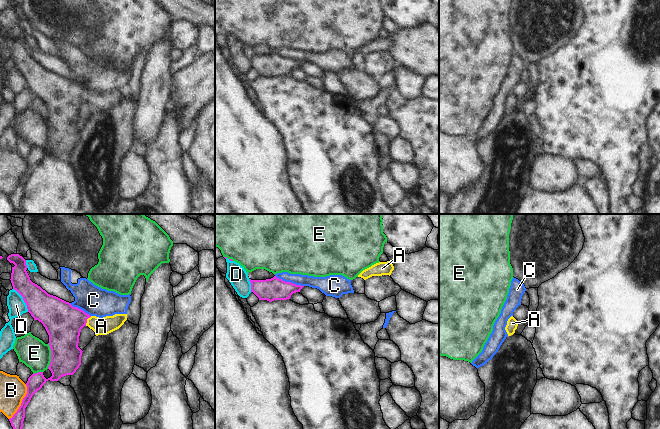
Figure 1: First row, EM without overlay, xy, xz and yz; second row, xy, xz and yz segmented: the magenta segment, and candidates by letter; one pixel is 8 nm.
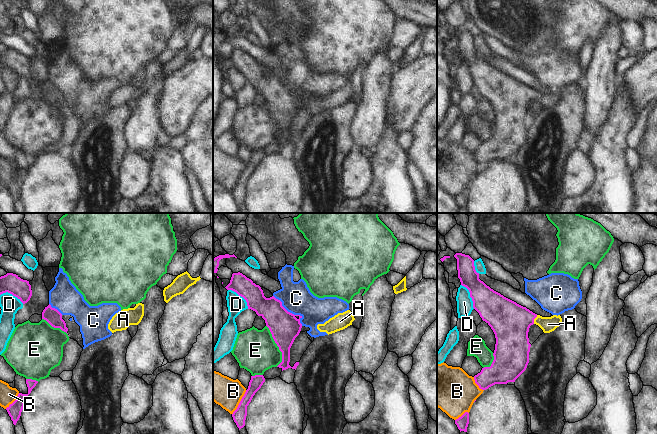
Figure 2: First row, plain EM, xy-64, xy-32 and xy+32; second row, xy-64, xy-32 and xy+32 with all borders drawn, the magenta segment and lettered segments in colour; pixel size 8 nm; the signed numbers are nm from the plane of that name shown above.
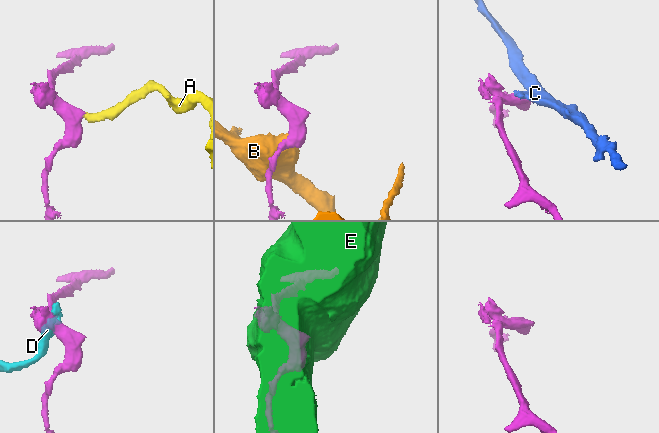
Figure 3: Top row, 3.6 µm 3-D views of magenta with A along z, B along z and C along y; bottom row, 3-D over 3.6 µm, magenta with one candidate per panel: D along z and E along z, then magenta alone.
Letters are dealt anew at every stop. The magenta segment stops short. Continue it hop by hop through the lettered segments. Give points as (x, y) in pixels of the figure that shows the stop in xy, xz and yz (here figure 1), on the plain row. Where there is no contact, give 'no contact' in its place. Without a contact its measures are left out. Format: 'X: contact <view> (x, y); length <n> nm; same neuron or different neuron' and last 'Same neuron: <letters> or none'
A: contact xy (86, 96); length 90 nm; same neuron
B: contact xy (22, 178); length 320 nm; different neuron
C: contact xz (289, 58); length 240 nm; different neuron
D: contact xy (23, 75); length 220 nm; different neuron
E: contact xy (51, 132); length 200 nm; different neuron
Same neuron: A

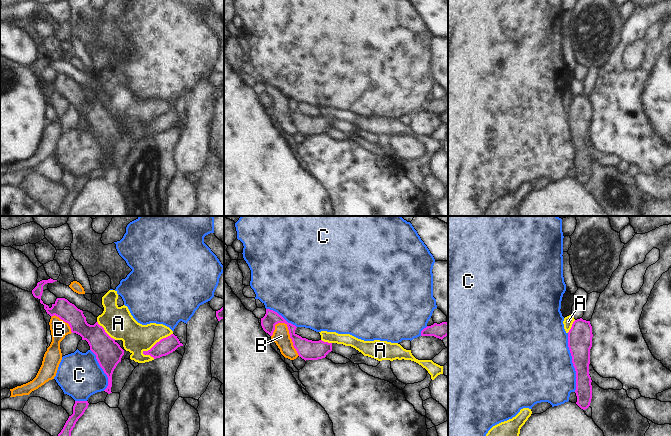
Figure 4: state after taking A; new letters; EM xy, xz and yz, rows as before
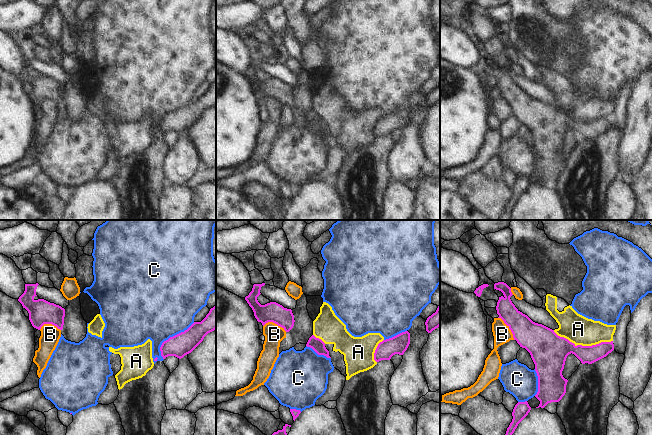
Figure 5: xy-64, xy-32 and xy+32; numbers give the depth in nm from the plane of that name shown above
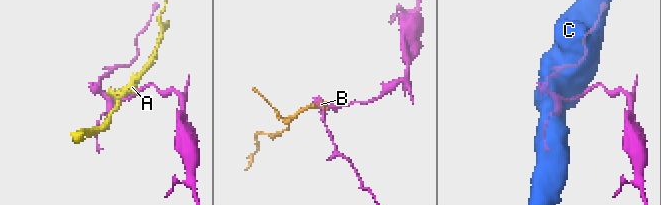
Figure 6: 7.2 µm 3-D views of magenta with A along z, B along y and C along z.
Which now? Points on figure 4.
A: contact xy (157, 118); length 300 nm; different neuron
B: contact xz (290, 111); length 320 nm; different neuron
C: contact yz (572, 138); length 480 nm; different neuron
Same neuron: none

